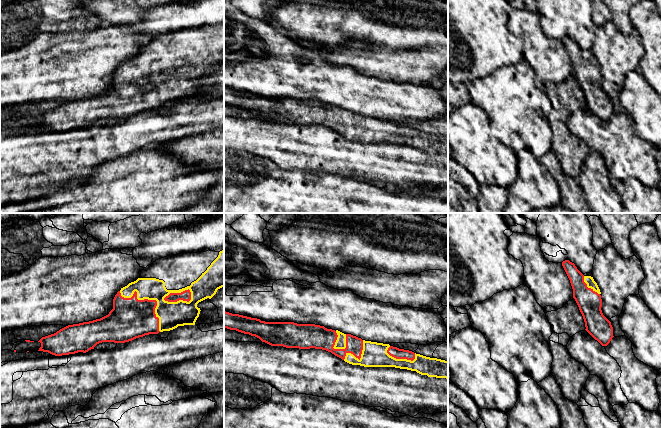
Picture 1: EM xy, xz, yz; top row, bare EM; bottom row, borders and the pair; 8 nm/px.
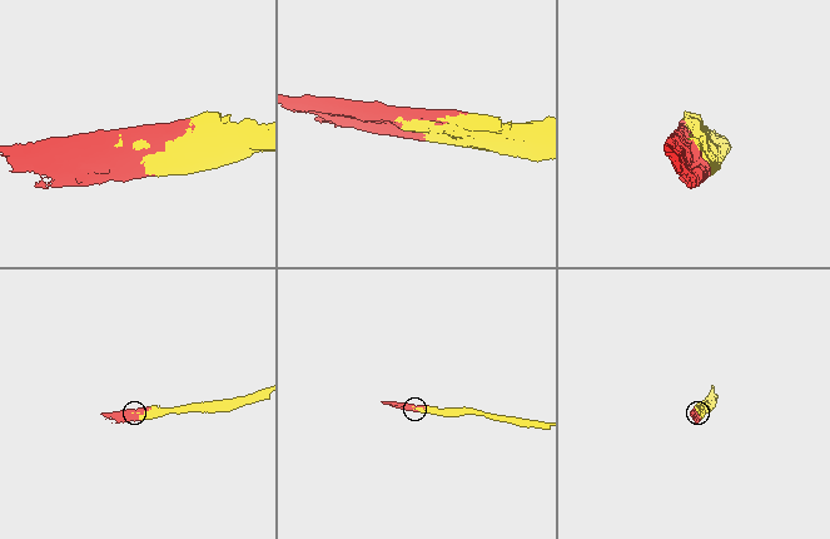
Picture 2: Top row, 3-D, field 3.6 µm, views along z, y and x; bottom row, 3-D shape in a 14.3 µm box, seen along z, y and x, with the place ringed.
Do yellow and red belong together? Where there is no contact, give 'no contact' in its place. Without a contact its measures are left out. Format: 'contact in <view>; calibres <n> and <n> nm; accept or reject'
contact in xy; calibres 200 and 320 nm; accept

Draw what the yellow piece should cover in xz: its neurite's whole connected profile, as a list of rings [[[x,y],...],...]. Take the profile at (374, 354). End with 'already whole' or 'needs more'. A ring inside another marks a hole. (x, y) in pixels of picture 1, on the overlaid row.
[[[224,311],[224,328],[259,338],[271,346],[322,349],[345,362],[364,367],[395,367],[428,377],[448,379],[448,361],[430,358],[389,344],[365,341],[315,324],[265,322]]] | needs more

